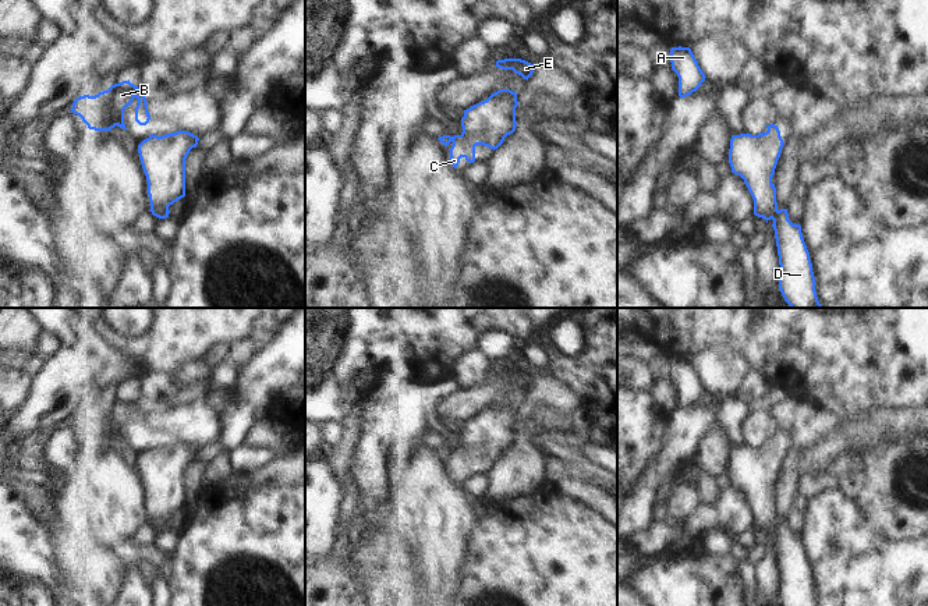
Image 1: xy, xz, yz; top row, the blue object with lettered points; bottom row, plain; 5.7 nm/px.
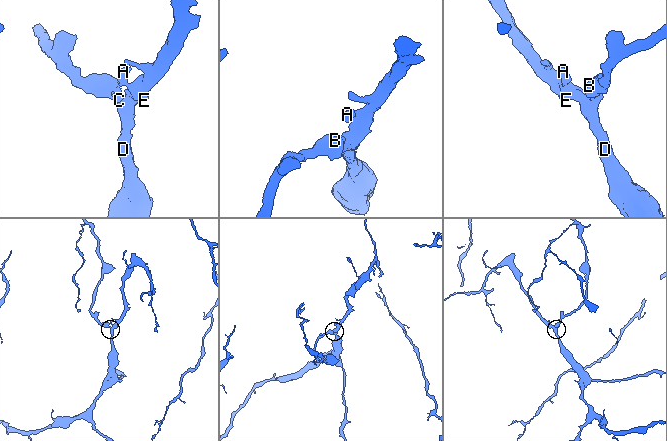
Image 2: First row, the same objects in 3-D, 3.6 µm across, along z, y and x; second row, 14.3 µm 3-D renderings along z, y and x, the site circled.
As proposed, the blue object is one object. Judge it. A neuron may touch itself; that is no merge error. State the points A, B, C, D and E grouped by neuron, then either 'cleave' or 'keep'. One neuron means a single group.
A C D E / B | cleave

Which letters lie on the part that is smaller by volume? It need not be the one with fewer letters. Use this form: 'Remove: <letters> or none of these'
Remove: B

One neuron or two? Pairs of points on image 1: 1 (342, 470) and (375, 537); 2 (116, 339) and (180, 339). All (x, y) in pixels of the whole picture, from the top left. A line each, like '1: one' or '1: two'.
1: two
2: one

